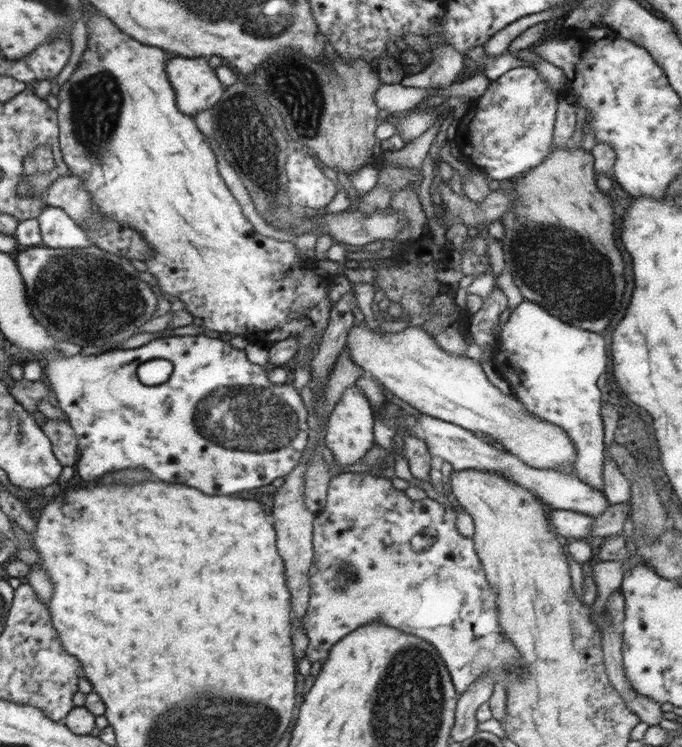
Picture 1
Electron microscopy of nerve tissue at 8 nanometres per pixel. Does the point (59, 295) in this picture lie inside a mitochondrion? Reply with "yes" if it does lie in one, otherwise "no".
yes

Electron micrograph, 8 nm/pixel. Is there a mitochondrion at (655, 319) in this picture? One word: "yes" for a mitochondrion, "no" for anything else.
no

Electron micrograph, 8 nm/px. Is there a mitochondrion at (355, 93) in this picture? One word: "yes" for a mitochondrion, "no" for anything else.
no

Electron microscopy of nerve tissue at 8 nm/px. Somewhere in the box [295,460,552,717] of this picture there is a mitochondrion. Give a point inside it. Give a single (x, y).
(342, 577)

